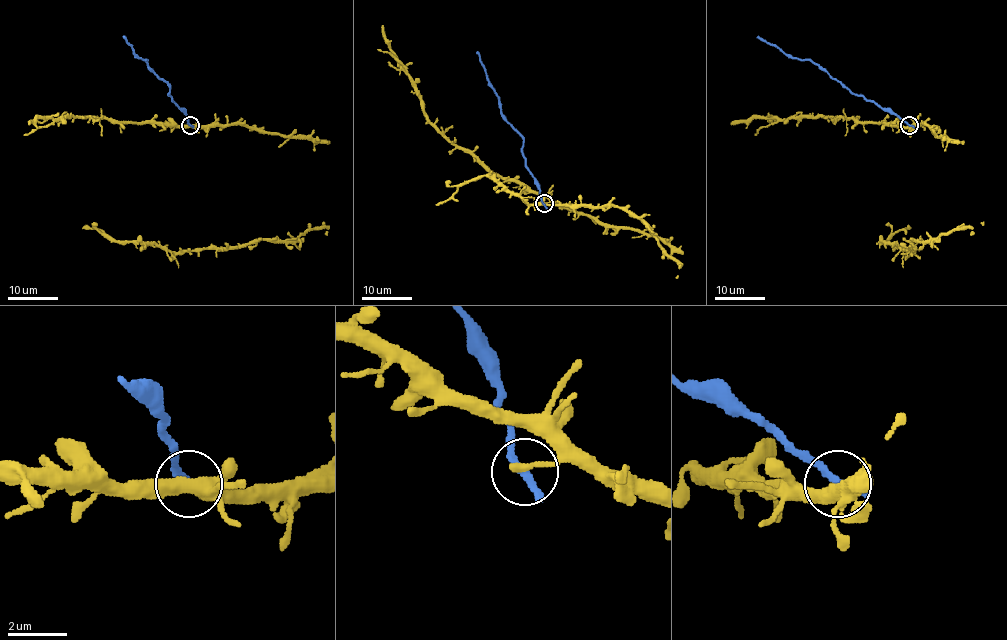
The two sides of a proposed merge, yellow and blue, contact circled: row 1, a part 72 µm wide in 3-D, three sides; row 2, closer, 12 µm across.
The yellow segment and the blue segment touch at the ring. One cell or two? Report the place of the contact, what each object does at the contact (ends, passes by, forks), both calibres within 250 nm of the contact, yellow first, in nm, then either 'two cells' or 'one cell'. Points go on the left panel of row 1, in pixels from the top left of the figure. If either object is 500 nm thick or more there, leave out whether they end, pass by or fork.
(190, 125) | yellow ends | blue ends | 260/360 nm | two cells

